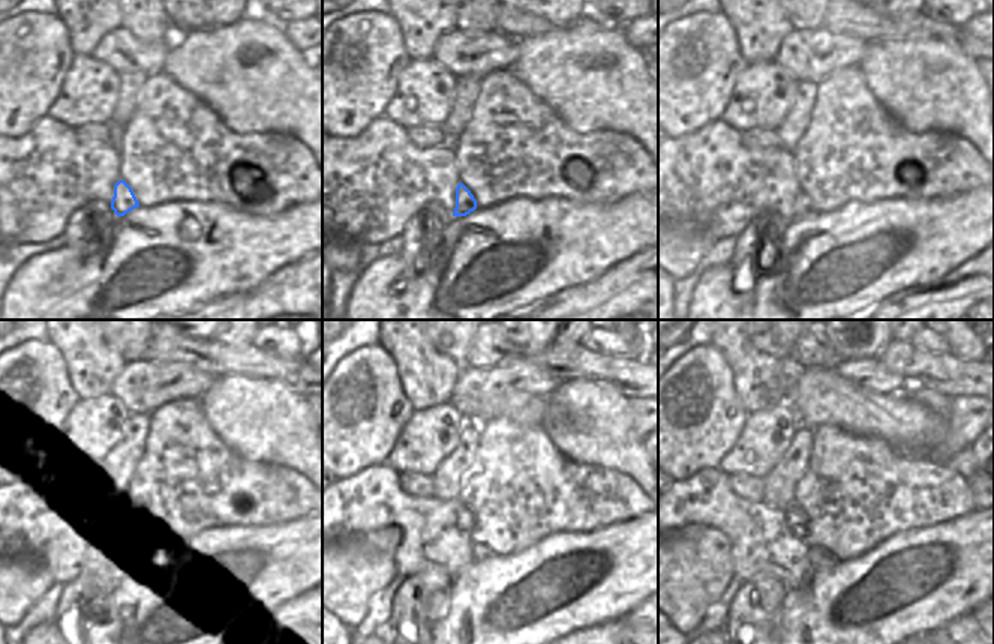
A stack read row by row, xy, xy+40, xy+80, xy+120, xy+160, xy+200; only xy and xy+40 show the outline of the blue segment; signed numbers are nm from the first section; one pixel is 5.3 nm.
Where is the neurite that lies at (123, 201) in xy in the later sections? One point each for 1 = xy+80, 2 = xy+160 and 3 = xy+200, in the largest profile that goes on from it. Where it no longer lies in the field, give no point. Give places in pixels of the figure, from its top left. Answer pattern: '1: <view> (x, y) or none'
1: xy+80 (802, 204)
2: xy+160 (480, 551)
3: xy+200 (820, 559)

